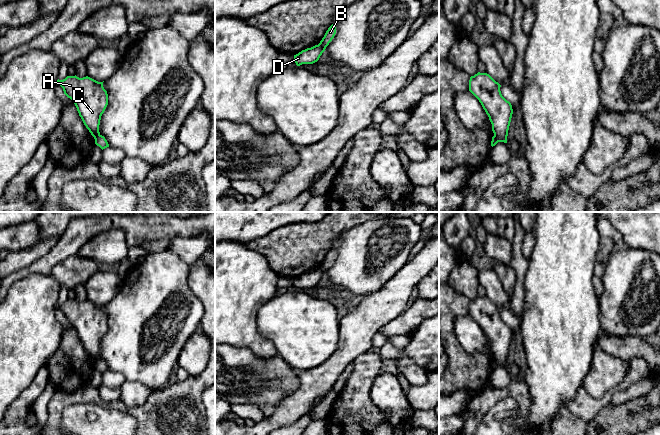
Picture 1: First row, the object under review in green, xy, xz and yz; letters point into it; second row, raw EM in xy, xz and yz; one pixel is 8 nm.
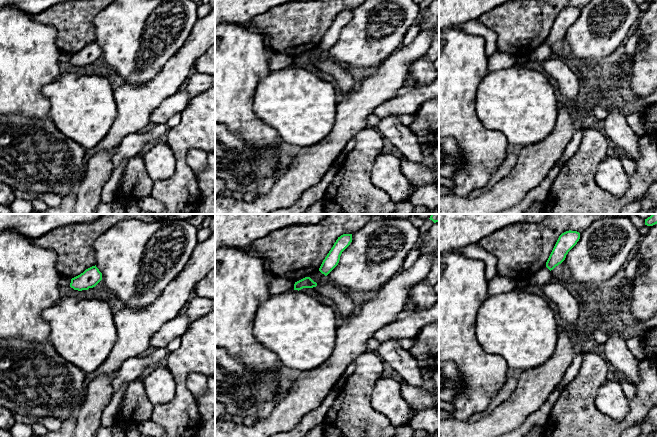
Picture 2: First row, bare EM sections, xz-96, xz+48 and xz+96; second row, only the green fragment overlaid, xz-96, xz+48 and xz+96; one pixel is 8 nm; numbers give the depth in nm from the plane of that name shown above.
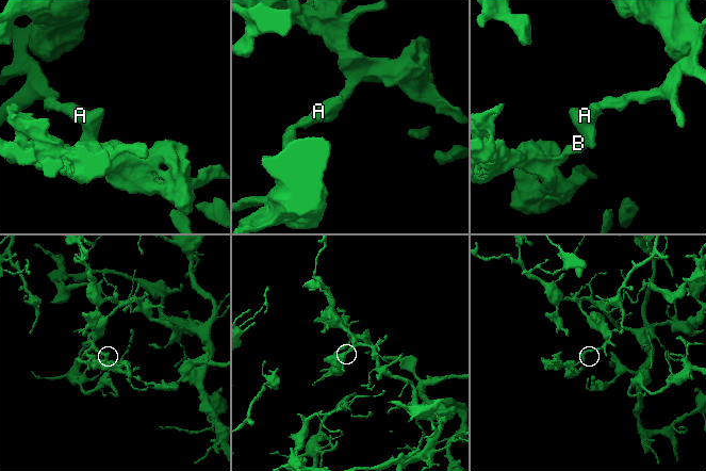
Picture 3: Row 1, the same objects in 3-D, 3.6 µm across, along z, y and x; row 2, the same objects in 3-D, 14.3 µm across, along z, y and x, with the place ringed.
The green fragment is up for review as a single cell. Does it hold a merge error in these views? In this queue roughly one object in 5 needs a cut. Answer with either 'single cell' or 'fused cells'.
fused cells

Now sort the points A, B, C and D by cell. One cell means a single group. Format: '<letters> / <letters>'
A C D / B

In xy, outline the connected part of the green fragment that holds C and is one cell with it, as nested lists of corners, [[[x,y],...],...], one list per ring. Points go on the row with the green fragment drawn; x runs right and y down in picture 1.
[[[67,76],[57,80],[64,94],[75,104],[79,116],[91,135],[100,135],[99,125],[101,116],[108,105],[108,94],[103,87],[103,82],[98,82],[88,76],[79,78]]]

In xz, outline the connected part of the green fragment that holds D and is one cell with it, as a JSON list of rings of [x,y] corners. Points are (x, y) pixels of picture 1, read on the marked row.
[[[315,45],[294,55],[294,62],[297,66],[302,64],[313,64],[319,60],[324,51],[325,48],[322,45]]]

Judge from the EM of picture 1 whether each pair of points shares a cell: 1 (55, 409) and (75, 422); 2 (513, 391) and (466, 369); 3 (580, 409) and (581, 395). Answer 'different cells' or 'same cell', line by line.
1: different cells
2: different cells
3: same cell

